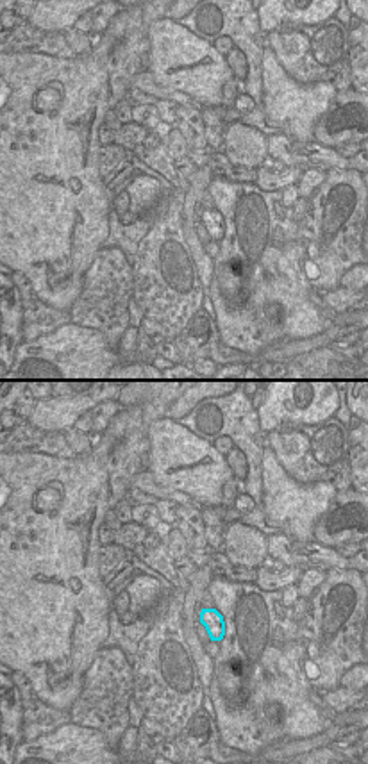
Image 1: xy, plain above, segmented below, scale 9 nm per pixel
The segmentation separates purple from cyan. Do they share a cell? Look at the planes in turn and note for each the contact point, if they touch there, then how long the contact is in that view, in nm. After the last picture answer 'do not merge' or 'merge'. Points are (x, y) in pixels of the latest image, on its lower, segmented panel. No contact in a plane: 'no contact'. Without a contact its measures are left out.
no contact

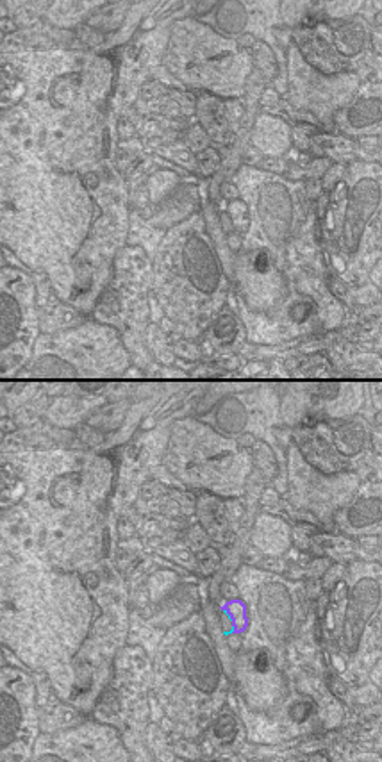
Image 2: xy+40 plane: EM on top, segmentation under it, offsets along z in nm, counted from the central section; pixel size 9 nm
meets purple at (227, 612); contact 140 nm long

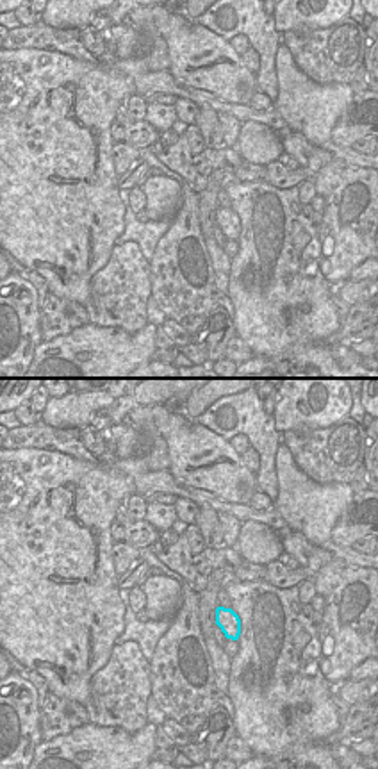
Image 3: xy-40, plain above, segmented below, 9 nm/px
no contact

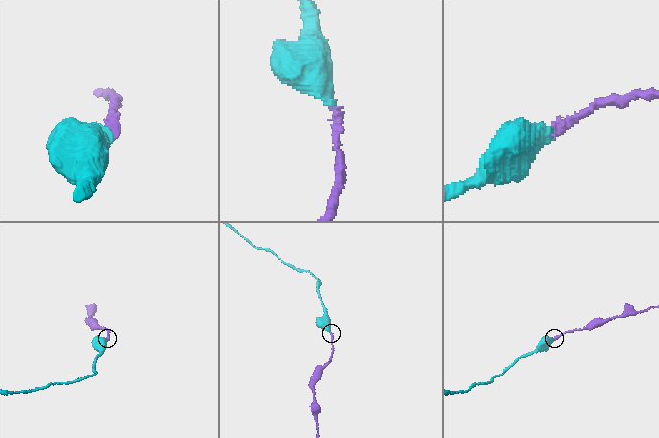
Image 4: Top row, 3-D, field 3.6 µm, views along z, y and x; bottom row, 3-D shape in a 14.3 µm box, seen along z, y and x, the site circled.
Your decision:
merge

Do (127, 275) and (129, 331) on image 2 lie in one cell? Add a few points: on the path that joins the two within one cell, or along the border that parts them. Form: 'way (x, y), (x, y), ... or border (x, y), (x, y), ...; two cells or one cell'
way (127, 289), (129, 316); one cell

